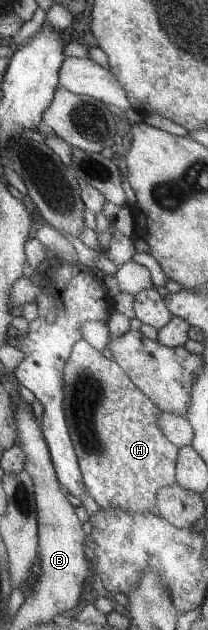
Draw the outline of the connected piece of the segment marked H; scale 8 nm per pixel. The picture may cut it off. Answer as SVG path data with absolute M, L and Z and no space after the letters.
M79 339L75 342L71 350L70 360L67 361L65 372L65 387L66 387L66 419L70 427L70 435L74 441L74 446L77 448L78 463L82 469L82 478L85 480L86 488L89 494L96 500L101 508L123 508L129 510L133 514L153 514L158 513L158 494L167 486L175 485L177 481L177 466L178 453L181 452L174 442L171 442L161 427L162 410L147 398L146 394L131 382L131 377L123 370L123 367L115 362L115 359L107 358L103 355L103 351L97 350L95 346L91 346L85 339Z

